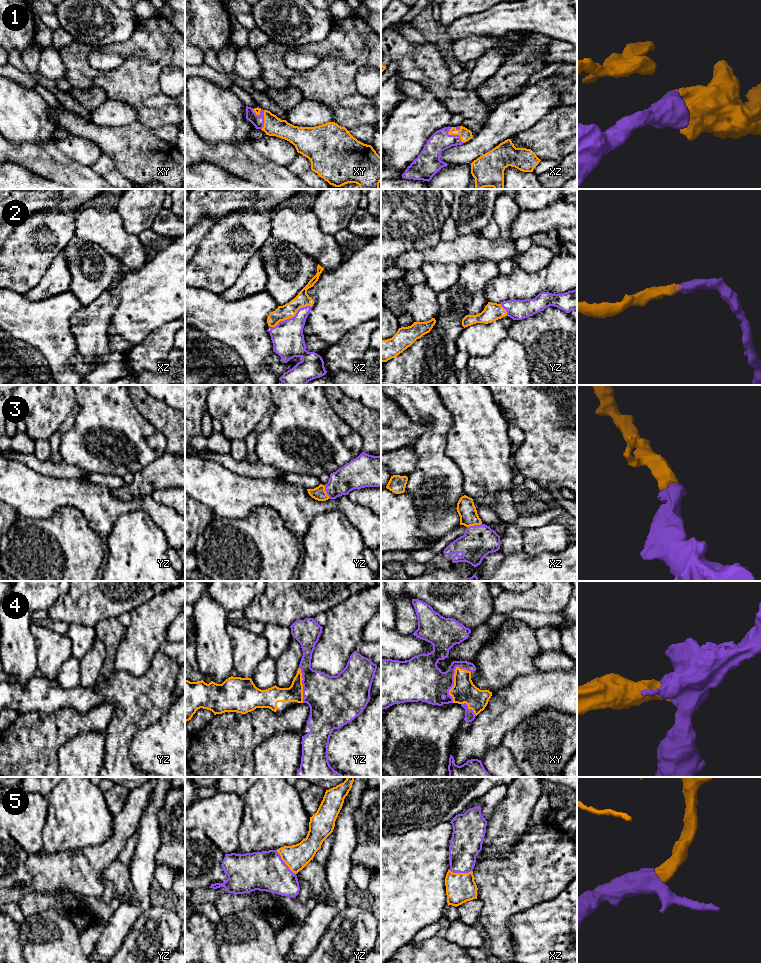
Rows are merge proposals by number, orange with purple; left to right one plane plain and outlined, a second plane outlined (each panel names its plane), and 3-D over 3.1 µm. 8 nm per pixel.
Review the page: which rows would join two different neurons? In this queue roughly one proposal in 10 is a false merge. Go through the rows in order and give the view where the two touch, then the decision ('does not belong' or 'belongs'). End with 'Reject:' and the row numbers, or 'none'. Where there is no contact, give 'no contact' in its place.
1: meets orange in xz; belongs
2: meets orange in xz; belongs
3: meets orange in xz; belongs
4: meets orange in xy; belongs
5: meets orange in yz; belongs
Reject: none

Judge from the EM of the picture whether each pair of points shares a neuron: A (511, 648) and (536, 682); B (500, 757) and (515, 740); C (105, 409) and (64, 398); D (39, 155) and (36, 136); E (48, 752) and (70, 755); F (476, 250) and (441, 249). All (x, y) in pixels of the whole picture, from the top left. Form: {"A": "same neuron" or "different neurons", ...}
{"A": "different neurons", "B": "different neurons", "C": "different neurons", "D": "different neurons", "E": "different neurons", "F": "same neuron"}

